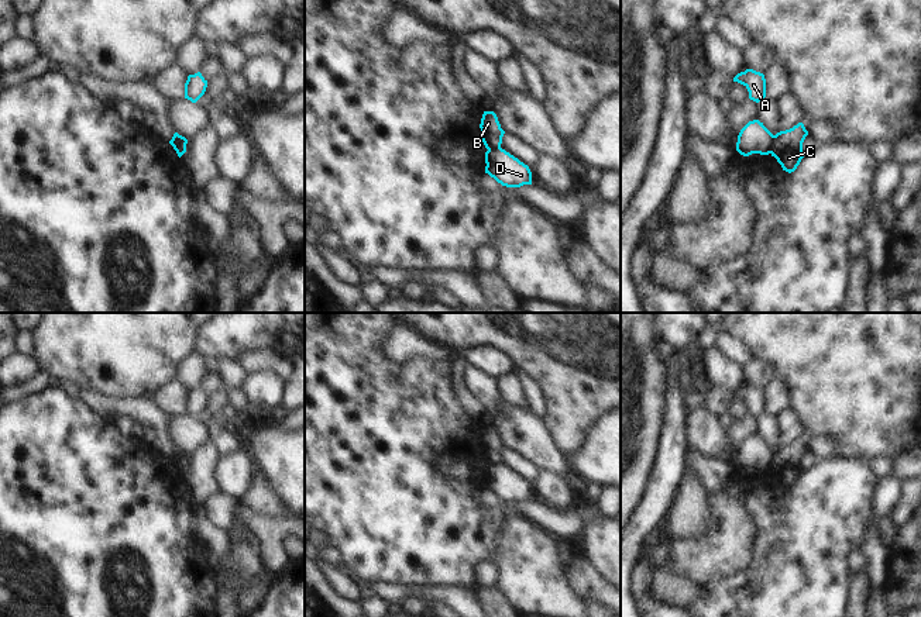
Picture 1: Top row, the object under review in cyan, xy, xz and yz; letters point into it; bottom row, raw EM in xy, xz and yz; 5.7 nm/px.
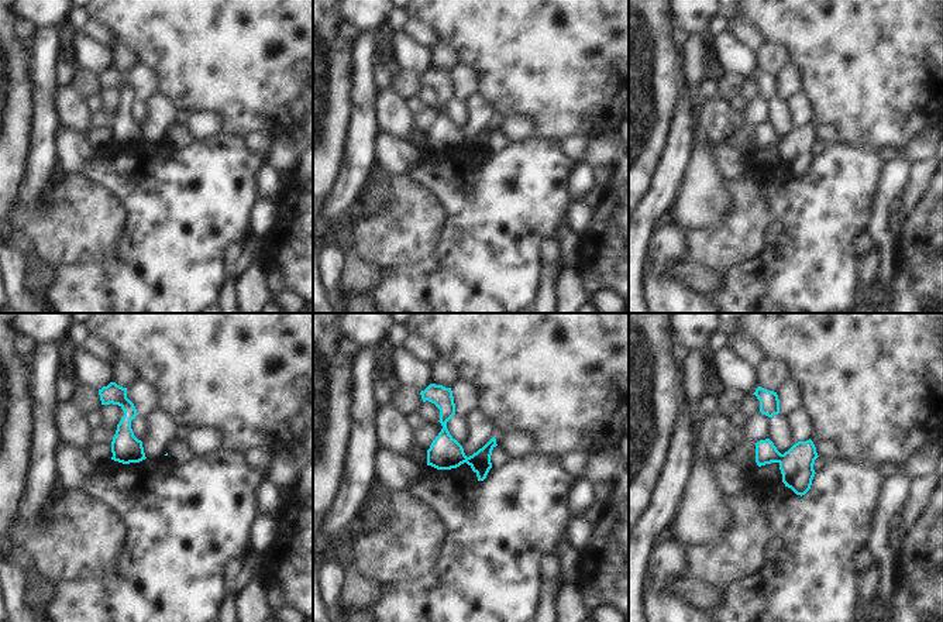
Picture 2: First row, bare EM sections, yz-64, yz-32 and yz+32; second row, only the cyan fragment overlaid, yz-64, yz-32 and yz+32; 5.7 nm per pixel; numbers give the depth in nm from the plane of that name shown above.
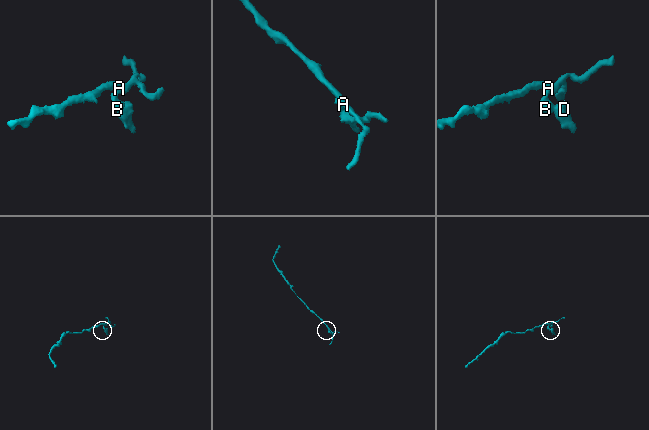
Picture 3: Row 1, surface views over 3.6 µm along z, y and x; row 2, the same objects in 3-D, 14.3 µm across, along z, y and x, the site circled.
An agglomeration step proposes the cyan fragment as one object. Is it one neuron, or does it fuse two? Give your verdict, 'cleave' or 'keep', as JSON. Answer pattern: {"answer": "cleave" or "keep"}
{"answer": "cleave"}

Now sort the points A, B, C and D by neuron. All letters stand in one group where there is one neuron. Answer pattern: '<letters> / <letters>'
A B / C D

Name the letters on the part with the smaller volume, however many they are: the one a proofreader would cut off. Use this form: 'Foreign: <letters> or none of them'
Foreign: C, D

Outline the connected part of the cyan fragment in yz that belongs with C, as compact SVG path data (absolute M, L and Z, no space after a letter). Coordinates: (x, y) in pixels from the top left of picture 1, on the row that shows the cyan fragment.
M803 123L774 135L770 154L777 159L783 170L791 173L797 169L805 155L803 152L803 142L807 135L808 131Z

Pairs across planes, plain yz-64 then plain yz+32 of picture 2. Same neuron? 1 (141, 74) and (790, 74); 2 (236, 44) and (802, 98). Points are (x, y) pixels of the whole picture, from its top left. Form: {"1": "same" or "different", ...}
{"1": "same", "2": "different"}

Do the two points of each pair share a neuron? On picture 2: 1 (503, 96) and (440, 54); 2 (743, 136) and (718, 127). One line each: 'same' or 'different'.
1: different
2: same

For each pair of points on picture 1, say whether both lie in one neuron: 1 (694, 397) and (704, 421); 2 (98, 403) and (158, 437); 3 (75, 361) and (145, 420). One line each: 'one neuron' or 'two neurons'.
1: two neurons
2: one neuron
3: two neurons

